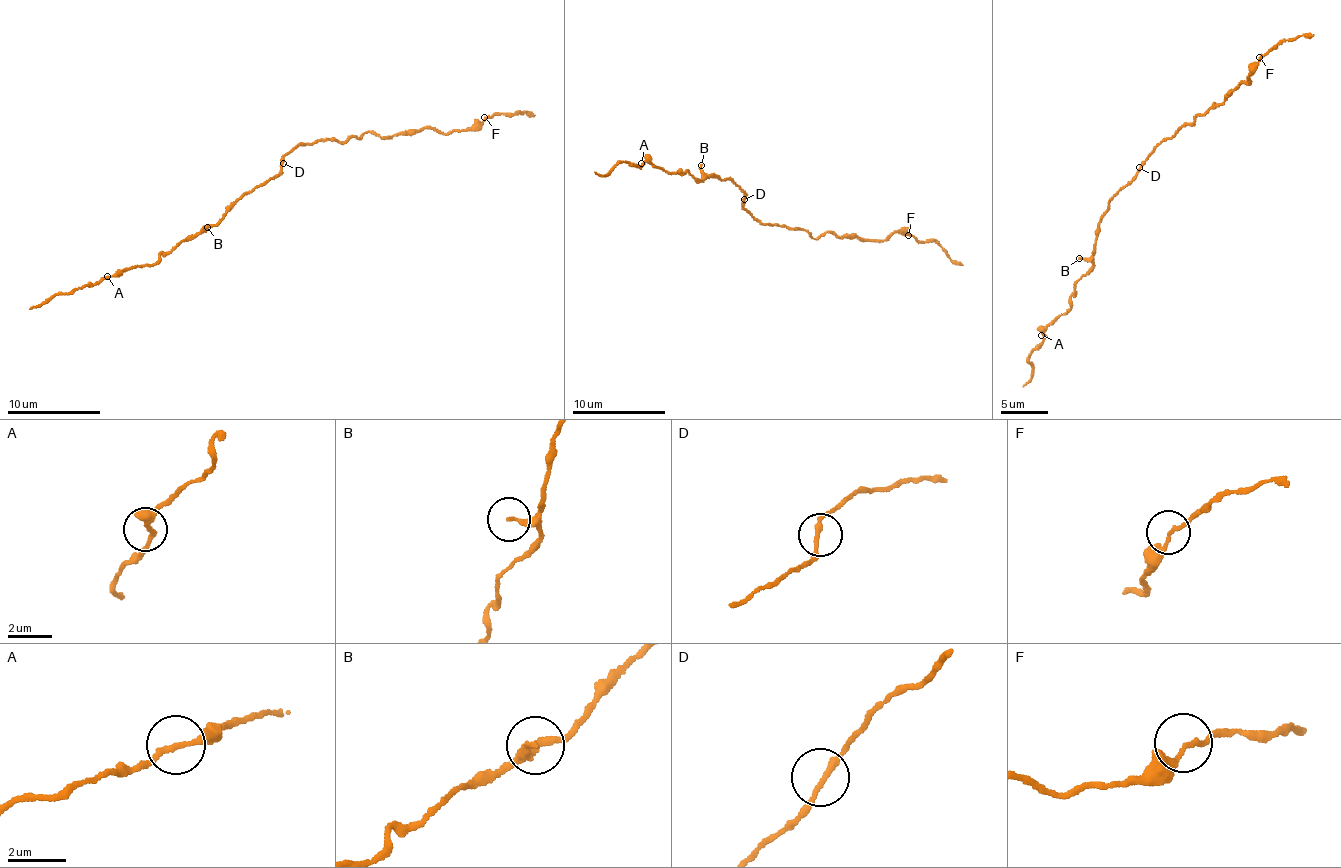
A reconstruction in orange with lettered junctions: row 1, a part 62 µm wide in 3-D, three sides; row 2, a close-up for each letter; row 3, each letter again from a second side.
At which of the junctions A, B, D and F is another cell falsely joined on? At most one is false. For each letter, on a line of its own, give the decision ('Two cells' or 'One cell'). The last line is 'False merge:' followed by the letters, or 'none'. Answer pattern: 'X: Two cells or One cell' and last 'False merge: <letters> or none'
A: One cell
B: One cell
D: One cell
F: Two cells
False merge: F

